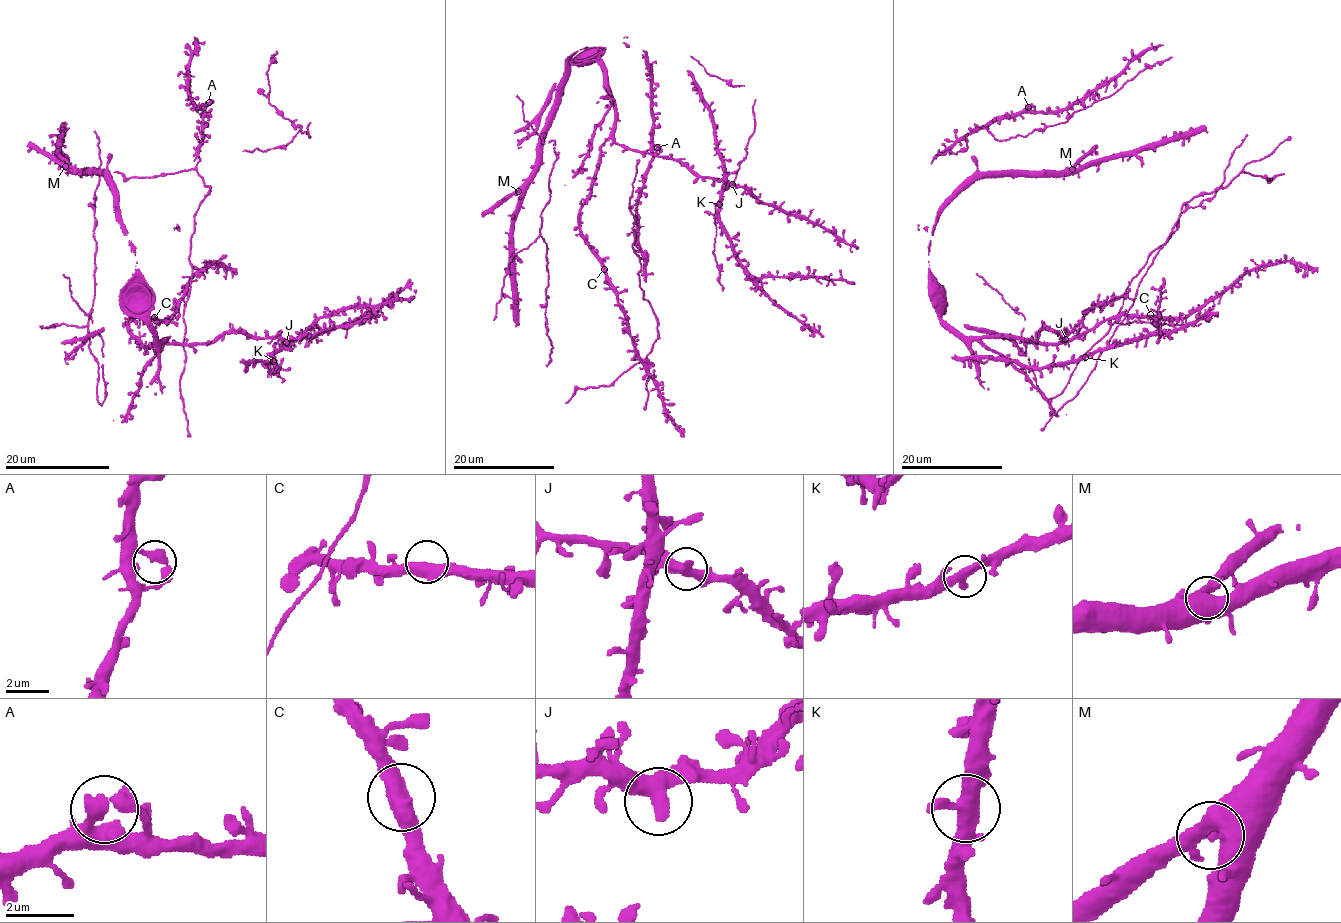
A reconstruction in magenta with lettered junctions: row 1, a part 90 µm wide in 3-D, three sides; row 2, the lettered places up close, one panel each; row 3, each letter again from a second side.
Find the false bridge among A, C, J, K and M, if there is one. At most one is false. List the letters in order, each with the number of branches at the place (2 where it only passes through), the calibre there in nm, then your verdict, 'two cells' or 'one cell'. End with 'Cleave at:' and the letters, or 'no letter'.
A: 2 branches meet; 360 nm thick; one cell
C: 2 branches meet; 500 nm thick; one cell
J: 2 branches meet; 480 nm thick; one cell
K: 2 branches meet; 440 nm thick; one cell
M: 2 branches meet; 600 nm thick; one cell
Cleave at: no letter

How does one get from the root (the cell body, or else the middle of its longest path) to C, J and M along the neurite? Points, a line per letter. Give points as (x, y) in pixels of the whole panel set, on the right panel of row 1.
C: (941, 308), (941, 318), (967, 337), (1021, 337), (1028, 342), (1065, 342), (1121, 314), (1150, 314)
J: (941, 308), (941, 318), (967, 337), (1034, 340), (1041, 330), (1050, 330), (1065, 339)
M: (941, 308), (941, 290), (928, 262), (928, 246), (936, 217), (975, 180), (990, 176), (1062, 176), (1072, 169)

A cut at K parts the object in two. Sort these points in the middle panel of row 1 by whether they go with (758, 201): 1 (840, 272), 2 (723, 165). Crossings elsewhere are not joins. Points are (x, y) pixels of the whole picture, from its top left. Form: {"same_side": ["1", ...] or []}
{"same_side": []}

